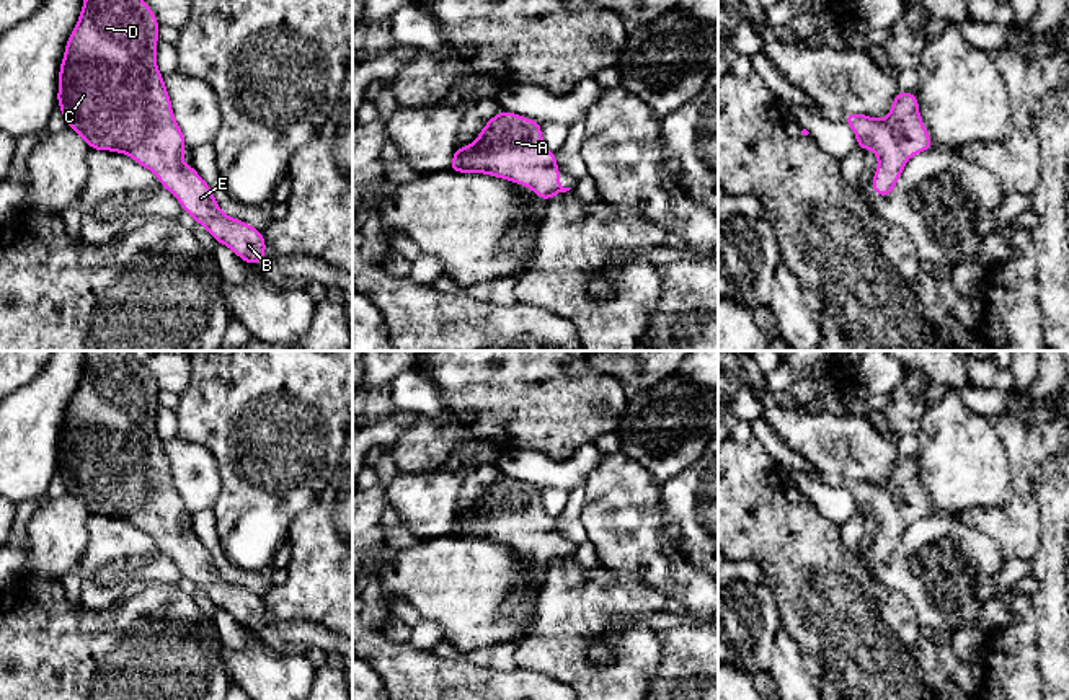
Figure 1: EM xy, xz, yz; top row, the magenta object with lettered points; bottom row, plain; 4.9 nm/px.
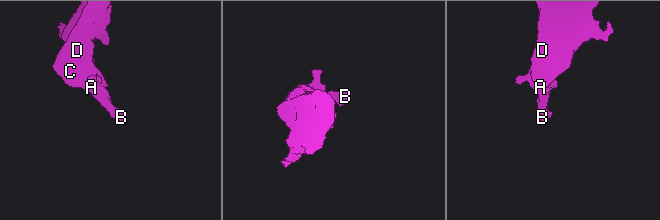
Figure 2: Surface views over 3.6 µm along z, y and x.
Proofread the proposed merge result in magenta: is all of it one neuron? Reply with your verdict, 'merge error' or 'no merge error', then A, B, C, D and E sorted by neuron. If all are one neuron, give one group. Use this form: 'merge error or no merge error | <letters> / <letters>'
no merge error | A B C D E

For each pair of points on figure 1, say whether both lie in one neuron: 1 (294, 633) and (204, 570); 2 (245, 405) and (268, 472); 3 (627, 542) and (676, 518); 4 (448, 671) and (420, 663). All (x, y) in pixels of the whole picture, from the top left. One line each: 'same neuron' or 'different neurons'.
1: same neuron
2: same neuron
3: different neurons
4: same neuron

